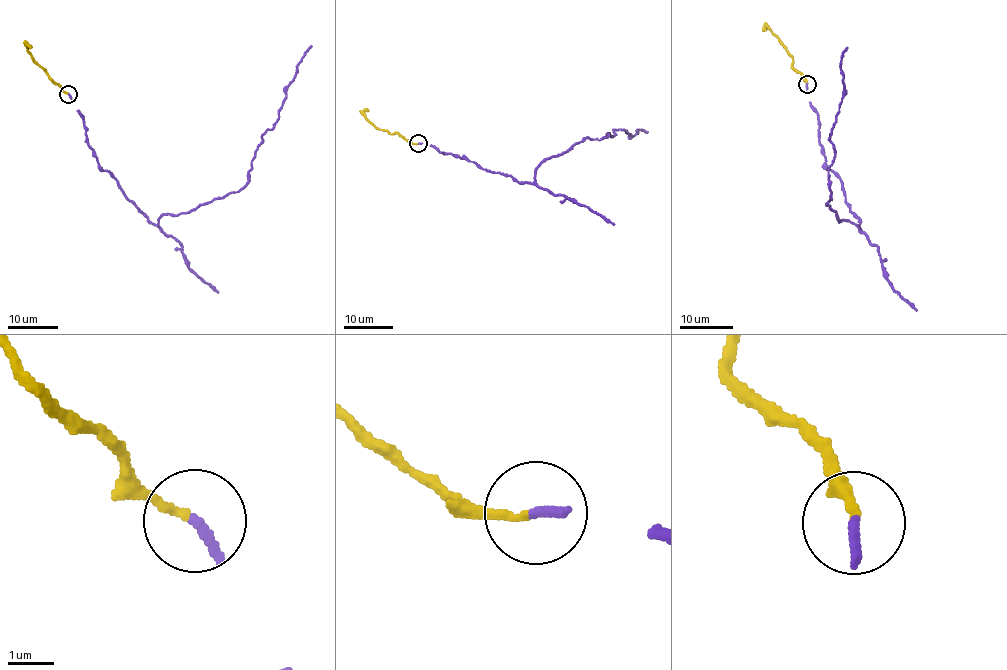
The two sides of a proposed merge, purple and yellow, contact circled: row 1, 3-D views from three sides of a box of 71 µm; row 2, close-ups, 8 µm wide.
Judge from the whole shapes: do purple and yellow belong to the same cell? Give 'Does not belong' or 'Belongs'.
Does not belong

